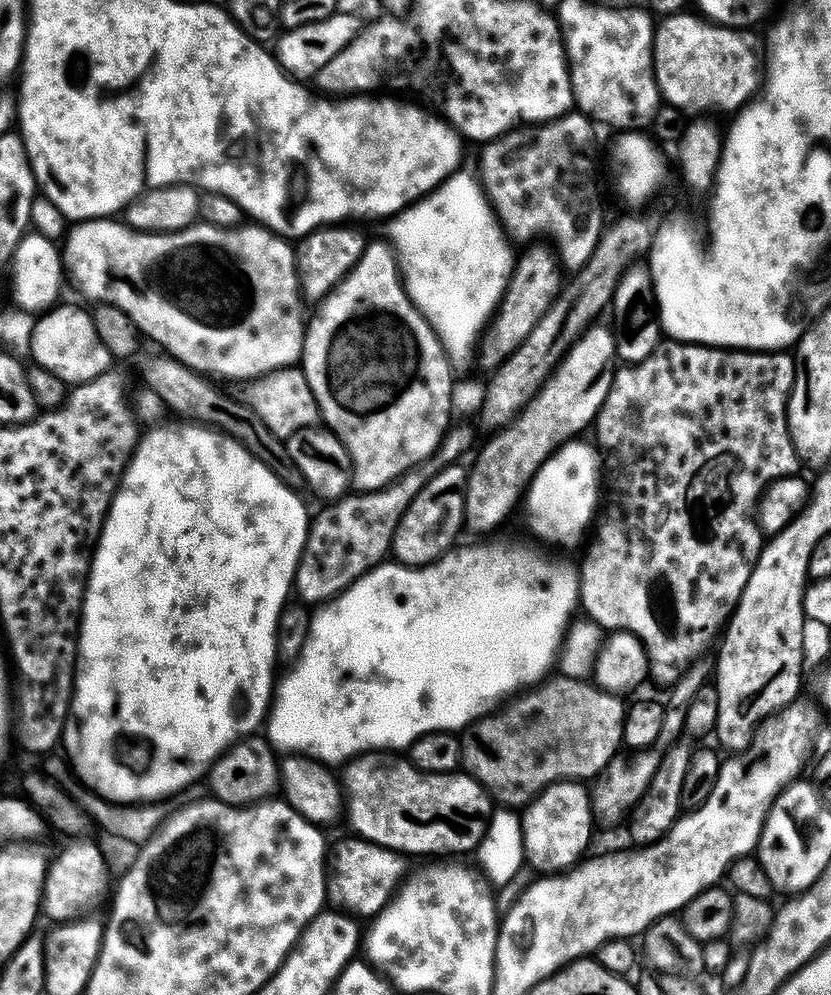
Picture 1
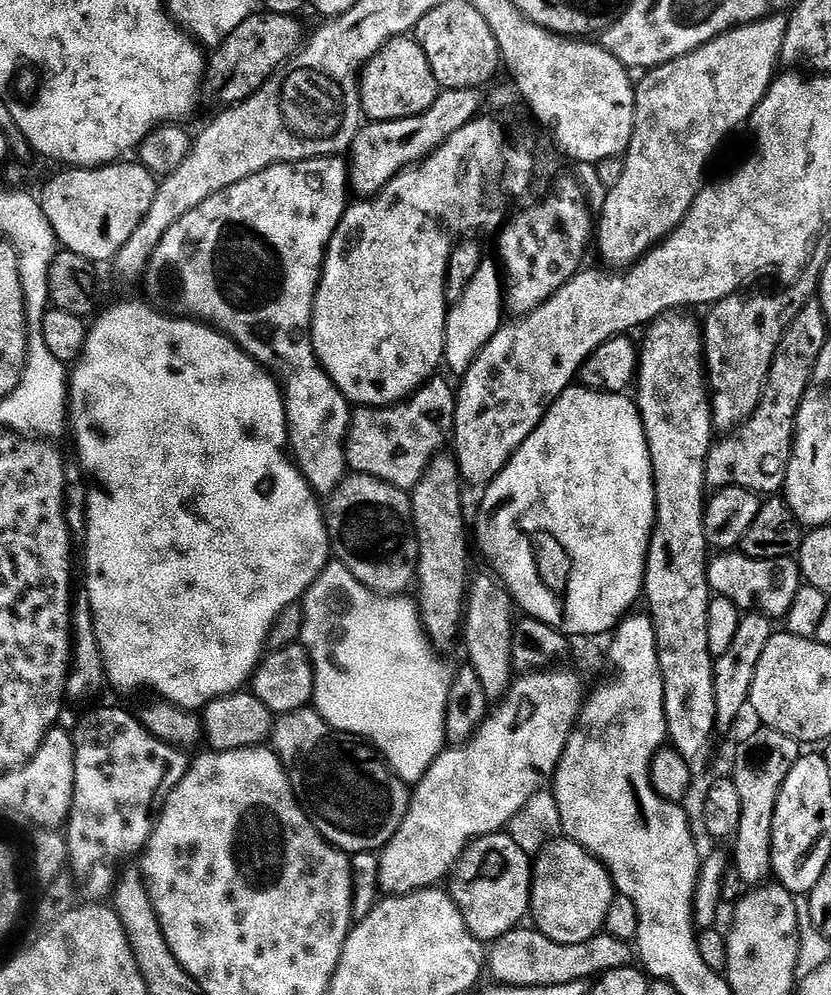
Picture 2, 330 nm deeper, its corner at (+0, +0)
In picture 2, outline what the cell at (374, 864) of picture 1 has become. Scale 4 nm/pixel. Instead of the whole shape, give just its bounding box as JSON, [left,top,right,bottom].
[446,830,533,940]

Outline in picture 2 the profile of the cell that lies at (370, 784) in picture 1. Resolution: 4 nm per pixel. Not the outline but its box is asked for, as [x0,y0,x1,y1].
[270,707,412,854]

